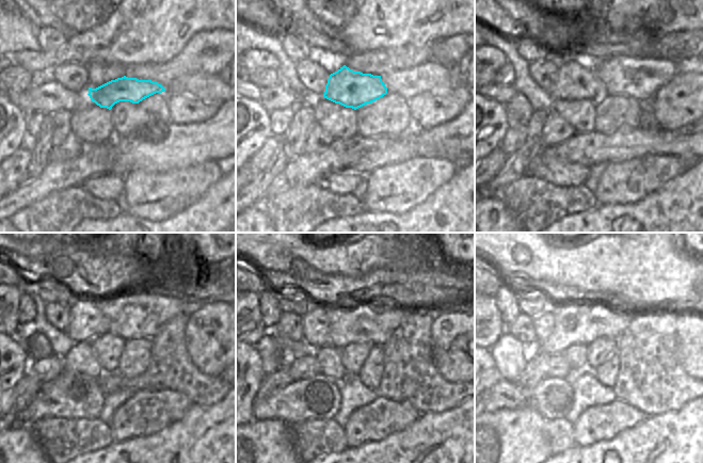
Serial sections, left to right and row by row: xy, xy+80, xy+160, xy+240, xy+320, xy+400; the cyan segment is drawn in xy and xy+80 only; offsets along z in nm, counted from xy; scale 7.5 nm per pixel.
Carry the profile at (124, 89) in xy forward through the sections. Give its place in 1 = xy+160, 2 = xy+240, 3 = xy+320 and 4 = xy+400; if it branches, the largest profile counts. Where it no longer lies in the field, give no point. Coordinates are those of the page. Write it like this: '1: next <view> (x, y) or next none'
1: next xy+160 (576, 80)
2: next xy+240 (86, 321)
3: next xy+320 (315, 325)
4: next xy+400 (543, 323)

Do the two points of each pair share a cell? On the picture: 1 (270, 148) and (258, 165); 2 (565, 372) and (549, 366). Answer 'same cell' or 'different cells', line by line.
1: same cell
2: same cell

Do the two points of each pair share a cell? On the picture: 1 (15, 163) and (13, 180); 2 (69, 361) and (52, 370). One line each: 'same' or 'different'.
1: same
2: different

